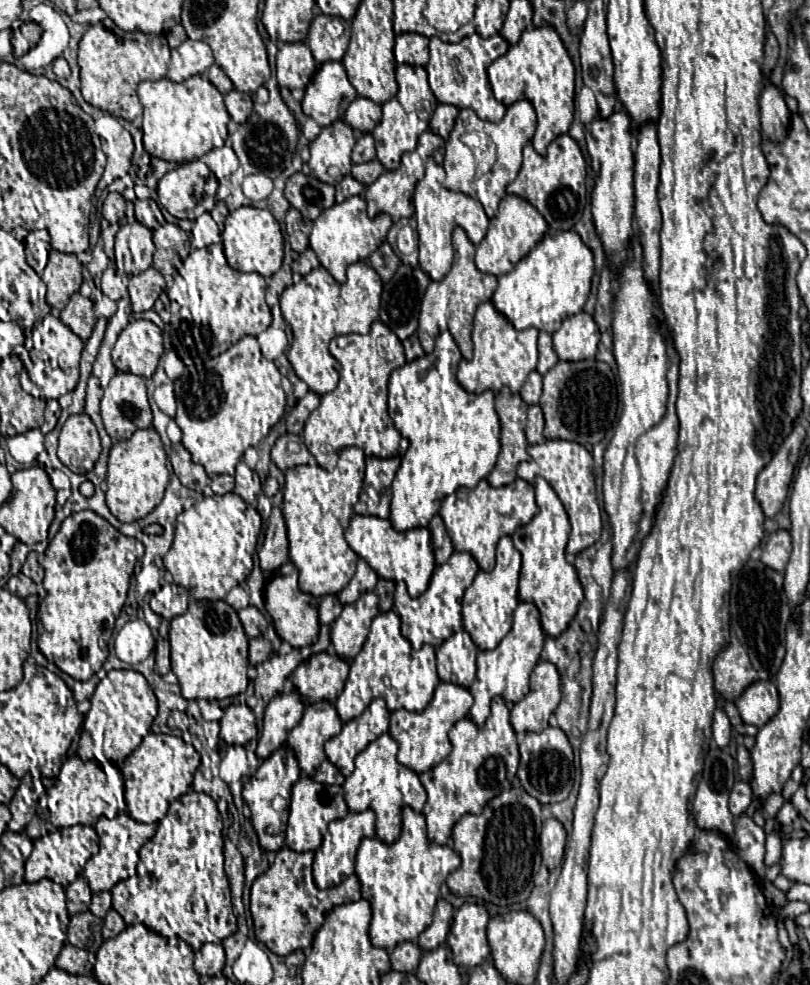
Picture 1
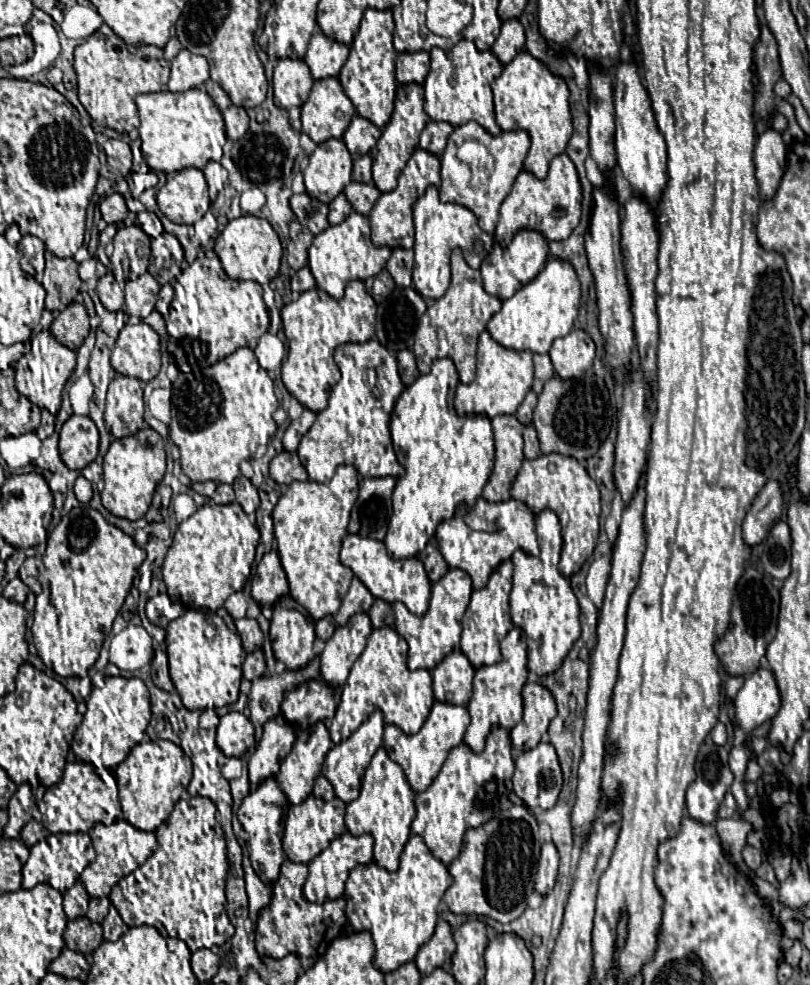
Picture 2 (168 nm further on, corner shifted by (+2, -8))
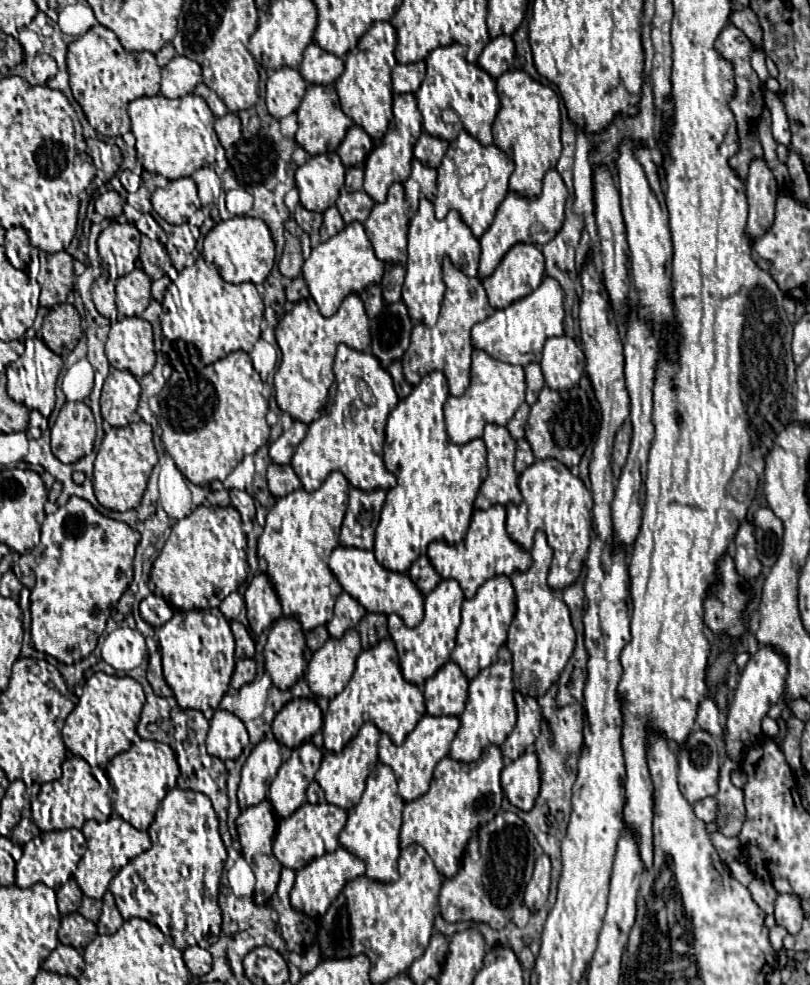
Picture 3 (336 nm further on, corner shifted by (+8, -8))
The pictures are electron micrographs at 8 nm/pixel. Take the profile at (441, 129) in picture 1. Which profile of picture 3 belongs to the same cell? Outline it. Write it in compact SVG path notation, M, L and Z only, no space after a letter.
M423 131L415 143L415 149L413 149L413 155L415 159L419 159L423 165L427 167L439 167L445 151L447 151L447 141L445 139L439 139L439 137L433 137L429 135L427 131Z

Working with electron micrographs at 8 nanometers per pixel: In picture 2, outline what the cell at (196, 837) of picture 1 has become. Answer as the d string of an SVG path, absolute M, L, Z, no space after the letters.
M183 797L165 825L155 829L155 853L111 889L111 903L129 927L153 925L165 937L179 937L191 951L223 945L233 933L227 917L225 877L229 869L223 829L215 819L217 807L207 797Z

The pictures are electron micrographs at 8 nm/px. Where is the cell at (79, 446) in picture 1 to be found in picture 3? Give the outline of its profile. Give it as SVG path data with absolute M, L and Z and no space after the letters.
M65 403L53 429L51 449L61 463L75 463L93 451L96 423L85 403Z

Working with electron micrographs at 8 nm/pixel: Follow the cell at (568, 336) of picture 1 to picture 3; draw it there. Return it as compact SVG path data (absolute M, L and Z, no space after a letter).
M567 335L549 337L543 347L541 369L551 389L571 389L585 371L585 353Z

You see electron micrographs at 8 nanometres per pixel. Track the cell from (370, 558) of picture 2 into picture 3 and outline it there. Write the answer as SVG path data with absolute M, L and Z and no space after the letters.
M339 545L331 553L329 567L331 567L333 575L337 577L337 581L341 583L341 587L351 597L355 597L367 611L385 613L385 615L397 613L405 621L407 627L415 627L423 619L423 613L425 613L423 611L423 593L417 589L417 585L409 579L407 573L389 571L383 565L379 565L373 551Z

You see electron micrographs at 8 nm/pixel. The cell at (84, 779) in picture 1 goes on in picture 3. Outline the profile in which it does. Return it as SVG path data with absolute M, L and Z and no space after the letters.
M71 757L63 761L63 775L41 787L35 801L31 803L31 817L42 832L56 829L81 829L85 821L107 821L111 815L111 799L99 787L97 779L91 775L89 765L81 757Z

